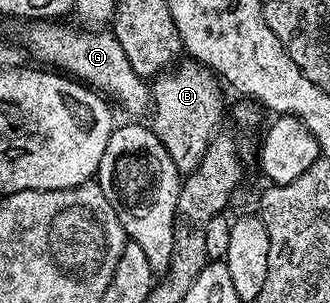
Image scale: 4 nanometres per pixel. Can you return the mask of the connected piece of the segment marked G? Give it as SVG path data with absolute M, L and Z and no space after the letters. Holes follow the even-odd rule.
M34 22L23 34L21 43L31 57L43 60L43 65L53 66L71 77L90 85L107 97L115 96L126 112L142 112L151 107L152 92L147 81L132 70L128 54L110 30L91 30L86 26L69 28L66 22ZM107 92L107 93L106 93ZM110 95L110 96L109 96Z

